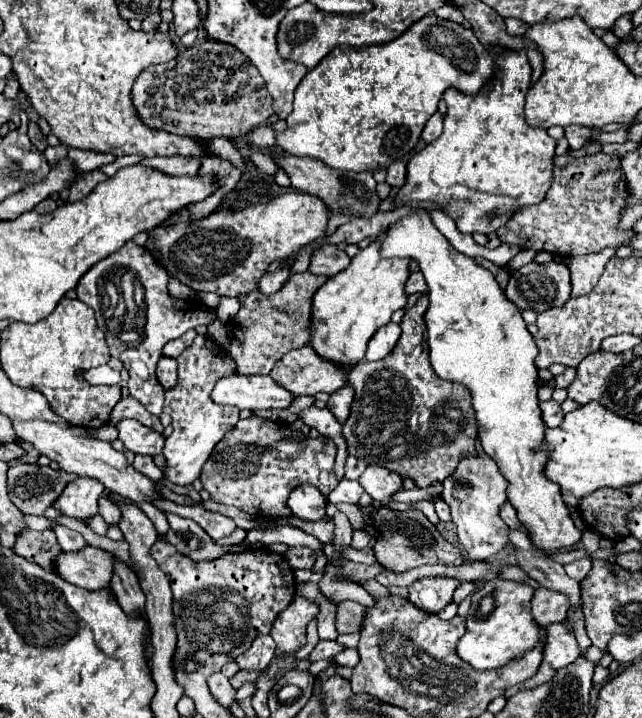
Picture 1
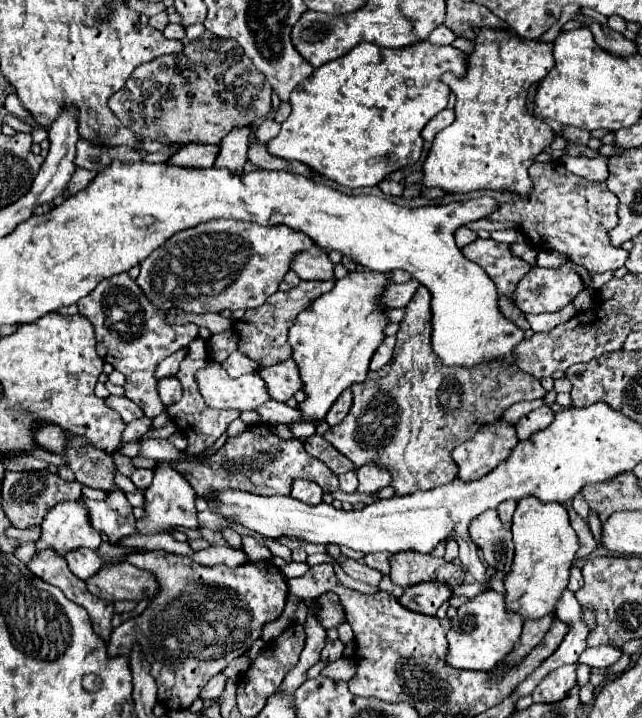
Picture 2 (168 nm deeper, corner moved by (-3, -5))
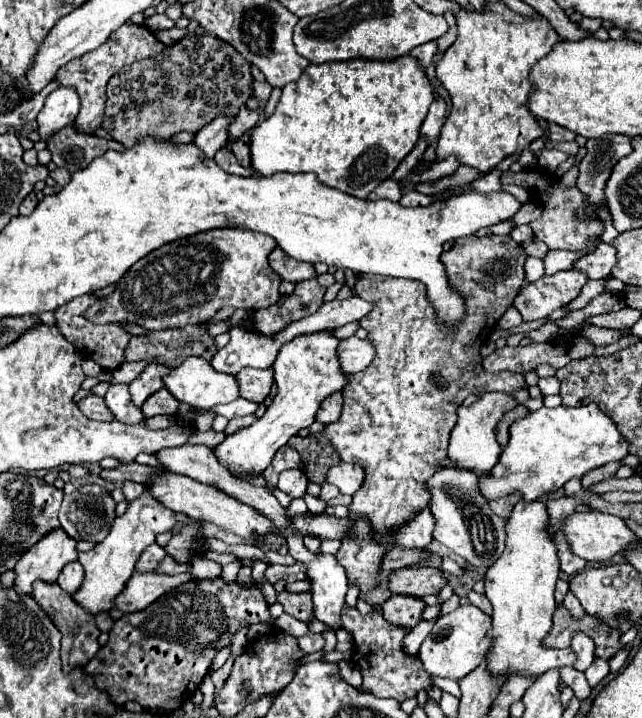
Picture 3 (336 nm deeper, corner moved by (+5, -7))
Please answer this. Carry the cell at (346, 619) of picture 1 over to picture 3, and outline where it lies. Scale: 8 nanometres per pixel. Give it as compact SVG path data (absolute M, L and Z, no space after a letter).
M280 592L276 596L276 600L284 606L284 612L302 620L302 622L310 622L314 618L312 614L312 596L310 592L302 592L302 594L292 594L292 592Z

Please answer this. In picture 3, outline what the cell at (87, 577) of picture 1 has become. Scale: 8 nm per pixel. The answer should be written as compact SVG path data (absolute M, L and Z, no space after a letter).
M134 572L132 578L128 580L126 588L122 590L122 594L116 598L114 606L128 614L128 612L138 612L144 610L146 606L150 606L154 600L158 600L162 594L166 594L168 590L194 580L194 576L190 572L182 572L176 576L162 576L162 574L154 574L154 572Z

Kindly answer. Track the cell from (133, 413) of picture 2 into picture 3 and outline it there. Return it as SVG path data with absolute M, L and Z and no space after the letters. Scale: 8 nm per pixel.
M88 394L86 398L82 398L82 400L78 402L78 408L80 408L80 412L82 412L84 416L88 416L90 420L106 420L106 422L114 420L112 414L108 412L106 404L104 404L104 398L100 398L100 396Z

